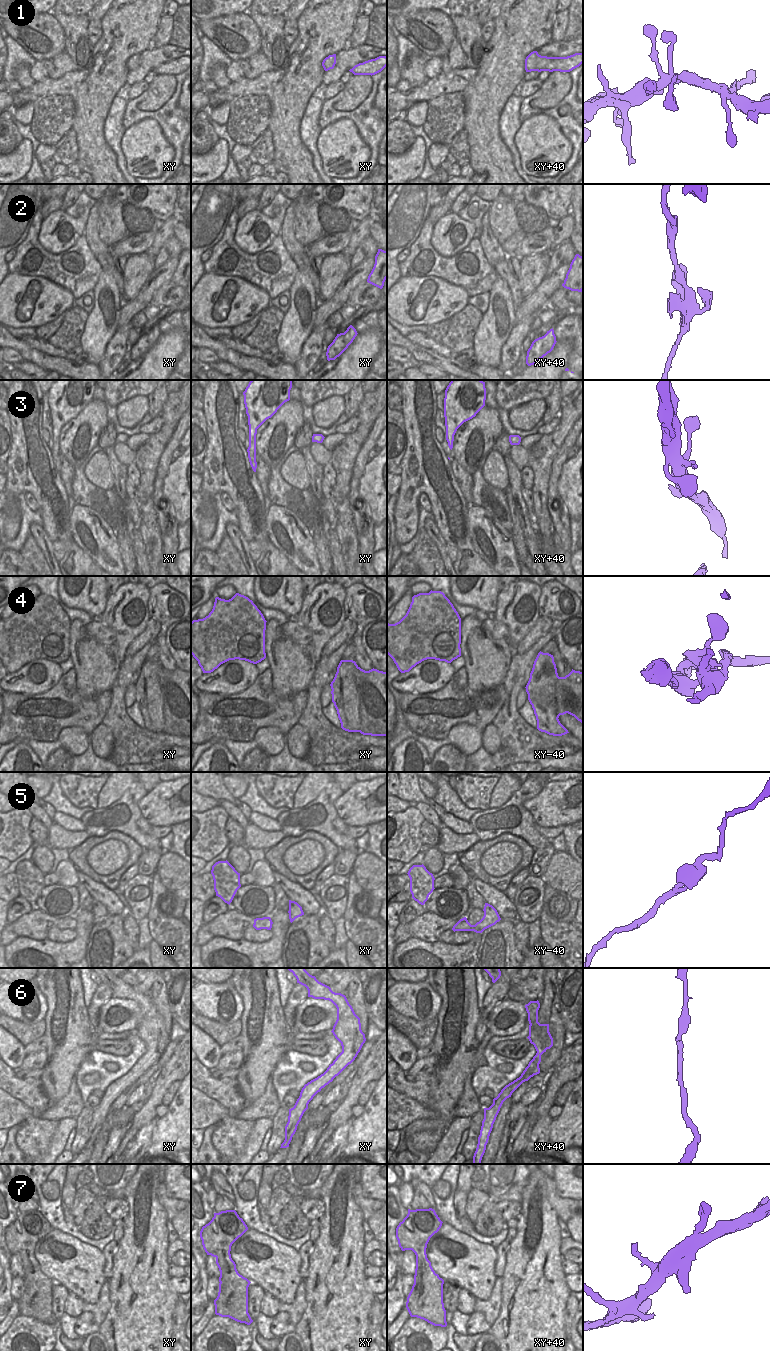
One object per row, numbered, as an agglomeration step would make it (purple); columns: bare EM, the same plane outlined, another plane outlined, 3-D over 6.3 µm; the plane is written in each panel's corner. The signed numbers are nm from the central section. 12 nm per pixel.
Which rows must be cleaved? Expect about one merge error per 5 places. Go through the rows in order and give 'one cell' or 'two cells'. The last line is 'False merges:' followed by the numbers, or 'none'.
1: one cell
2: one cell
3: one cell
4: two cells
5: one cell
6: one cell
7: one cell
False merges: 4

